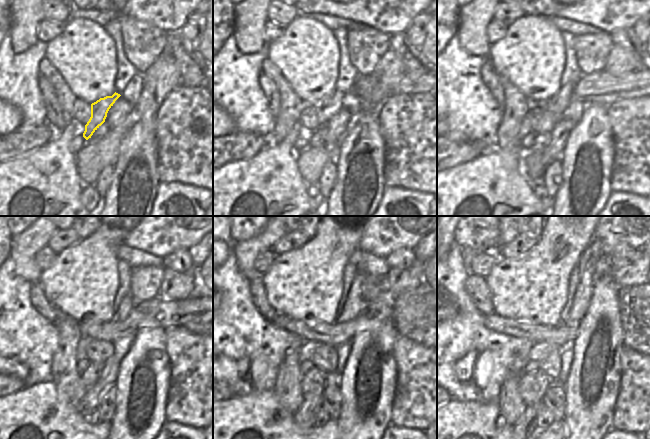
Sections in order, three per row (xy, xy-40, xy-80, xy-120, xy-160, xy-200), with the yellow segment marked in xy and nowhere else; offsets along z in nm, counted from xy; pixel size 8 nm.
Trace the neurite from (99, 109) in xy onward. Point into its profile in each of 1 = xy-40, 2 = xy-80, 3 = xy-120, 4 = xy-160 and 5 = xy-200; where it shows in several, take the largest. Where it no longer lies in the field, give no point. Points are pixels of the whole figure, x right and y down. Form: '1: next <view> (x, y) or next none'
1: next xy-40 (330, 105)
2: next xy-80 (557, 104)
3: next xy-120 (127, 304)
4: next xy-160 (355, 304)
5: next xy-200 (587, 263)

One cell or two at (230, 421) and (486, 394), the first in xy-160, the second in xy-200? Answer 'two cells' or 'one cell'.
two cells

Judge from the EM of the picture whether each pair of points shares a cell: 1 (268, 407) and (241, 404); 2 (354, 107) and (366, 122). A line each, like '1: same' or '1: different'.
1: same
2: different

